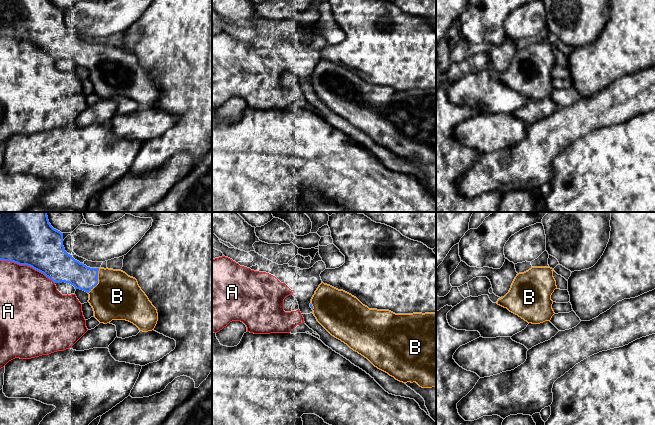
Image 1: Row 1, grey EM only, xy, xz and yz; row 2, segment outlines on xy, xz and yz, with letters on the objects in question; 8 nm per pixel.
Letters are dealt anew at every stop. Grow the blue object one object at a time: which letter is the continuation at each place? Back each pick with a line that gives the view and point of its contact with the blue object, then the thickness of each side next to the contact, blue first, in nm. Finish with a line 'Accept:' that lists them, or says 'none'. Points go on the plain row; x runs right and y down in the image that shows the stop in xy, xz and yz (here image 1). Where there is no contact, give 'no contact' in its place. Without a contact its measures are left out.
B: xy (97, 57) | 200/380 nm
Accept: B

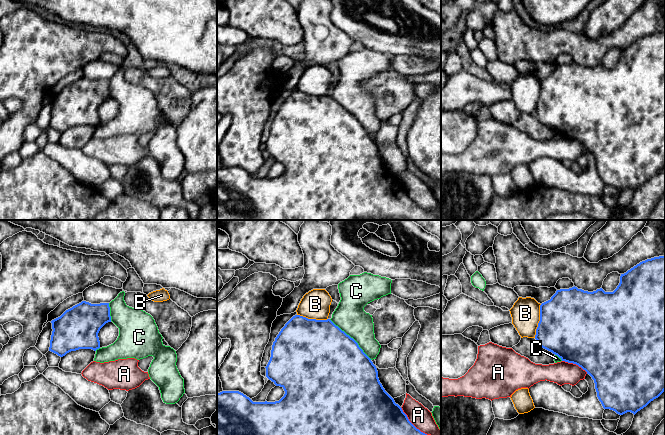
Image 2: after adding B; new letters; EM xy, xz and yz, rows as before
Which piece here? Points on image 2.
Accept: none

